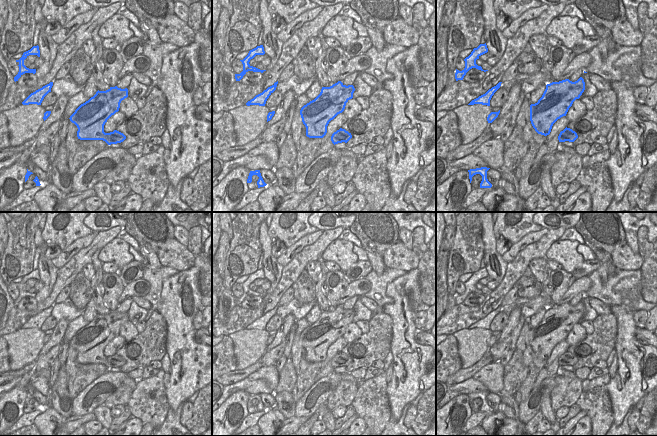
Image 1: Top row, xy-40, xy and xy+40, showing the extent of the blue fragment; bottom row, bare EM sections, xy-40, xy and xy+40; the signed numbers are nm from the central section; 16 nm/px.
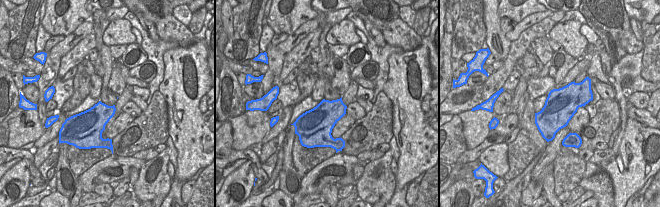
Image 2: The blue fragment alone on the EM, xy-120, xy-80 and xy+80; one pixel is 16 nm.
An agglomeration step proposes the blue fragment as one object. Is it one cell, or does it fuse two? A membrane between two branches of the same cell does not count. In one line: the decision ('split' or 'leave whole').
split

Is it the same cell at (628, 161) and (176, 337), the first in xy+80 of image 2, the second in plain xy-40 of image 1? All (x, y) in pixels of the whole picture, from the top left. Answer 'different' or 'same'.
same

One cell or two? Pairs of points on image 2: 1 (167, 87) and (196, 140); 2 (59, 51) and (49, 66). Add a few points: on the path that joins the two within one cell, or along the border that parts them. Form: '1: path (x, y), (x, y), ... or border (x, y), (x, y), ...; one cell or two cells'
1: path (180, 100), (185, 111), (186, 127); one cell
2: border (48, 53), (51, 57), (60, 58); two cells

